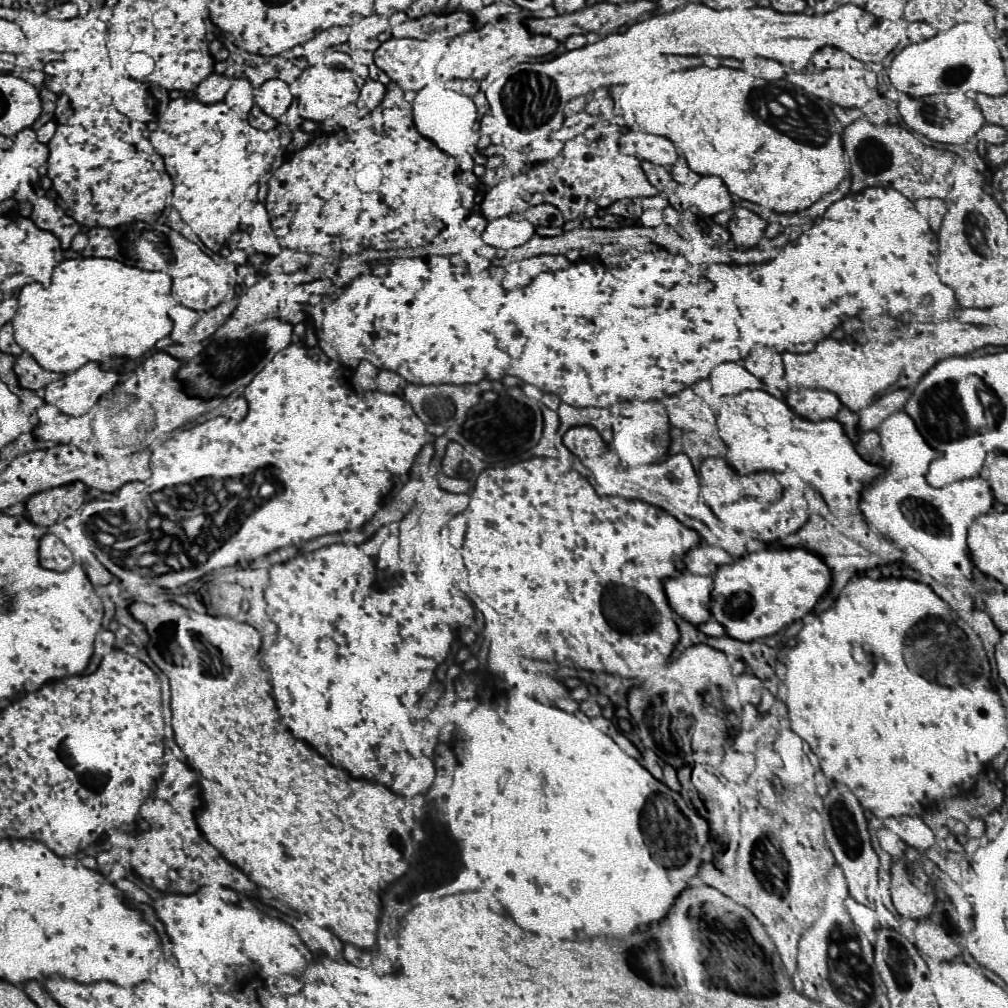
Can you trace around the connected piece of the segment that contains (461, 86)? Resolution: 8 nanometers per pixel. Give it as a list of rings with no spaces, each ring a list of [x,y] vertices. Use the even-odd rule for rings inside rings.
[[[471,79],[449,81],[447,87],[453,89],[453,91],[459,91],[459,93],[463,93],[463,95],[469,95],[469,97],[475,97],[475,95],[479,93],[479,83],[477,83],[477,81],[471,81]]]

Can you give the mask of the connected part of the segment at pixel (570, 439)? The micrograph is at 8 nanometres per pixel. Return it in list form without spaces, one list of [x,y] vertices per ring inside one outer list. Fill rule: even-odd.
[[[575,427],[575,429],[571,429],[565,435],[565,445],[575,455],[591,455],[591,459],[605,451],[599,433],[595,429],[591,429],[591,427]]]

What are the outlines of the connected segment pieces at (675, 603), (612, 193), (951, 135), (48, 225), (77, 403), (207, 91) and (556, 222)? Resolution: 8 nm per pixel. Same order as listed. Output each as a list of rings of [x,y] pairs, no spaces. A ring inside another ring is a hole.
[[[681,571],[663,581],[665,599],[671,611],[693,625],[699,625],[709,619],[707,611],[709,589],[711,589],[709,577],[695,575],[689,571]]]
[[[621,157],[619,159],[619,173],[615,175],[611,187],[601,193],[601,197],[595,201],[597,207],[605,209],[611,203],[619,199],[635,199],[635,197],[653,197],[659,191],[649,183],[647,175],[641,169],[639,159],[635,157]]]
[[[963,93],[933,95],[925,99],[911,99],[907,95],[901,95],[899,113],[913,131],[943,145],[963,145],[985,125],[985,119],[977,101],[971,95],[963,95]]]
[[[42,197],[42,201],[35,201],[31,213],[31,219],[37,227],[53,233],[57,239],[61,239],[61,247],[69,249],[73,235],[79,233],[79,225],[69,217],[53,200]]]
[[[85,363],[75,373],[45,385],[43,401],[55,405],[65,415],[77,417],[87,413],[103,393],[111,391],[117,379],[113,371],[103,371],[97,363]]]
[[[211,73],[199,87],[197,87],[197,99],[201,103],[219,103],[225,99],[227,91],[231,87],[231,79],[225,77],[225,75],[217,75],[217,73]]]
[[[535,205],[533,209],[527,209],[523,213],[535,227],[545,225],[545,227],[563,227],[565,219],[561,211],[555,205]]]

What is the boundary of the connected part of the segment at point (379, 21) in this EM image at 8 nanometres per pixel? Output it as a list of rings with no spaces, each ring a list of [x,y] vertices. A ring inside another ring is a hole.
[[[373,13],[373,15],[369,15],[369,17],[363,17],[359,23],[355,23],[355,25],[351,27],[351,37],[349,37],[349,41],[353,41],[353,39],[361,39],[361,41],[373,39],[373,37],[377,37],[381,31],[389,31],[389,23],[387,23],[387,19],[385,19],[383,15]]]

